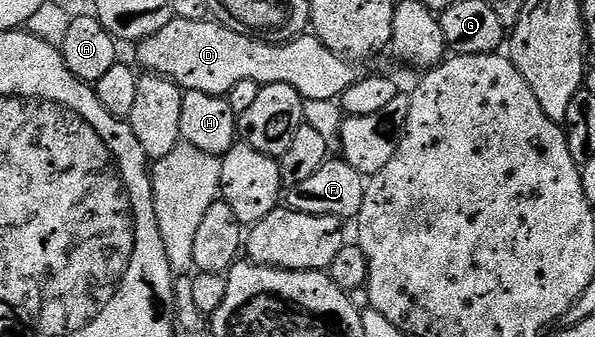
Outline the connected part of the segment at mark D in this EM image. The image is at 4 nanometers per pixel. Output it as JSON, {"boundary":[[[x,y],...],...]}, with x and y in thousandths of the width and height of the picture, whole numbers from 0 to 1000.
{"boundary":[[[294,50],[269,86],[269,98],[255,98],[255,110],[237,119],[230,139],[230,196],[240,214],[272,223],[308,273],[380,288],[390,252],[402,240],[430,240],[437,252],[491,252],[509,297],[548,306],[553,294],[566,297],[605,231],[603,214],[595,214],[597,190],[590,178],[573,175],[521,98],[504,104],[487,128],[445,128],[410,110],[365,62],[316,62]]]}

